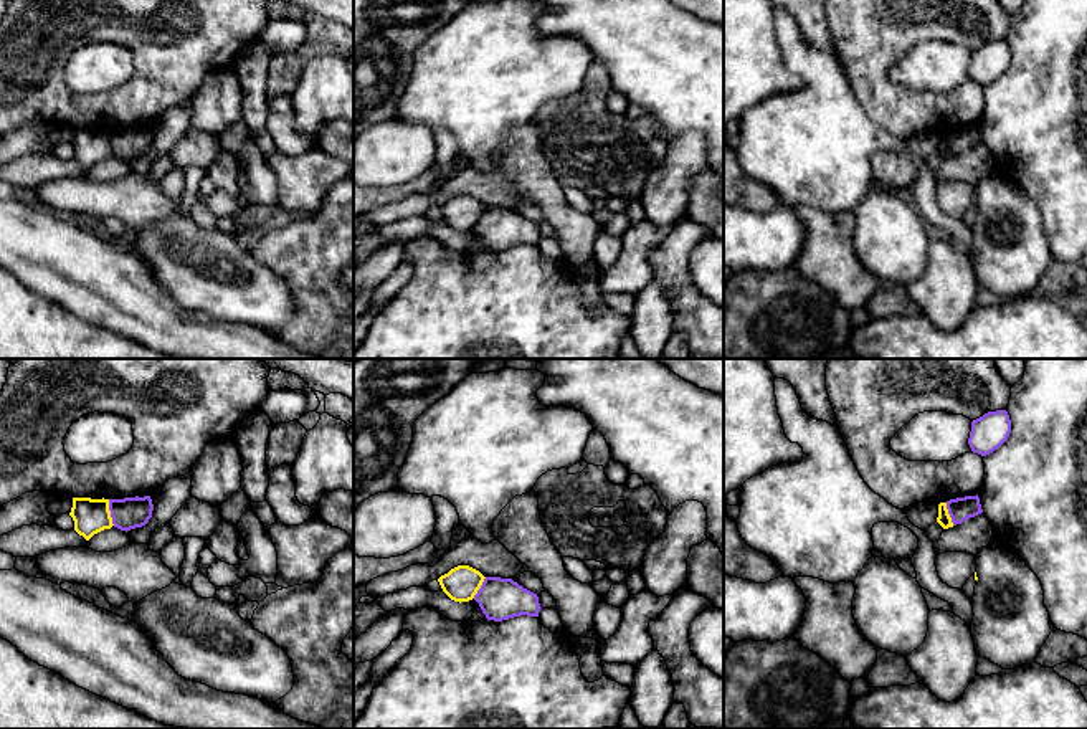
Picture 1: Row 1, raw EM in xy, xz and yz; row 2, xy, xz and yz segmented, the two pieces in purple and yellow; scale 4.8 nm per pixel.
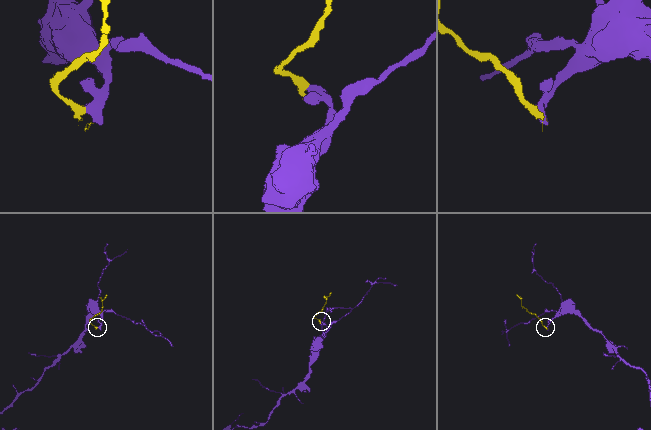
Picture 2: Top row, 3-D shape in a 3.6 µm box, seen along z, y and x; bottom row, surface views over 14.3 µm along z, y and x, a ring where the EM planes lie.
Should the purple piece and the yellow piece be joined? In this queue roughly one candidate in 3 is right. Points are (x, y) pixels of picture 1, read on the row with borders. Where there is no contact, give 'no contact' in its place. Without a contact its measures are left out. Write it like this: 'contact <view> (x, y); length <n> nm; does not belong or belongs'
contact xy (111, 513); length 130 nm; does not belong

